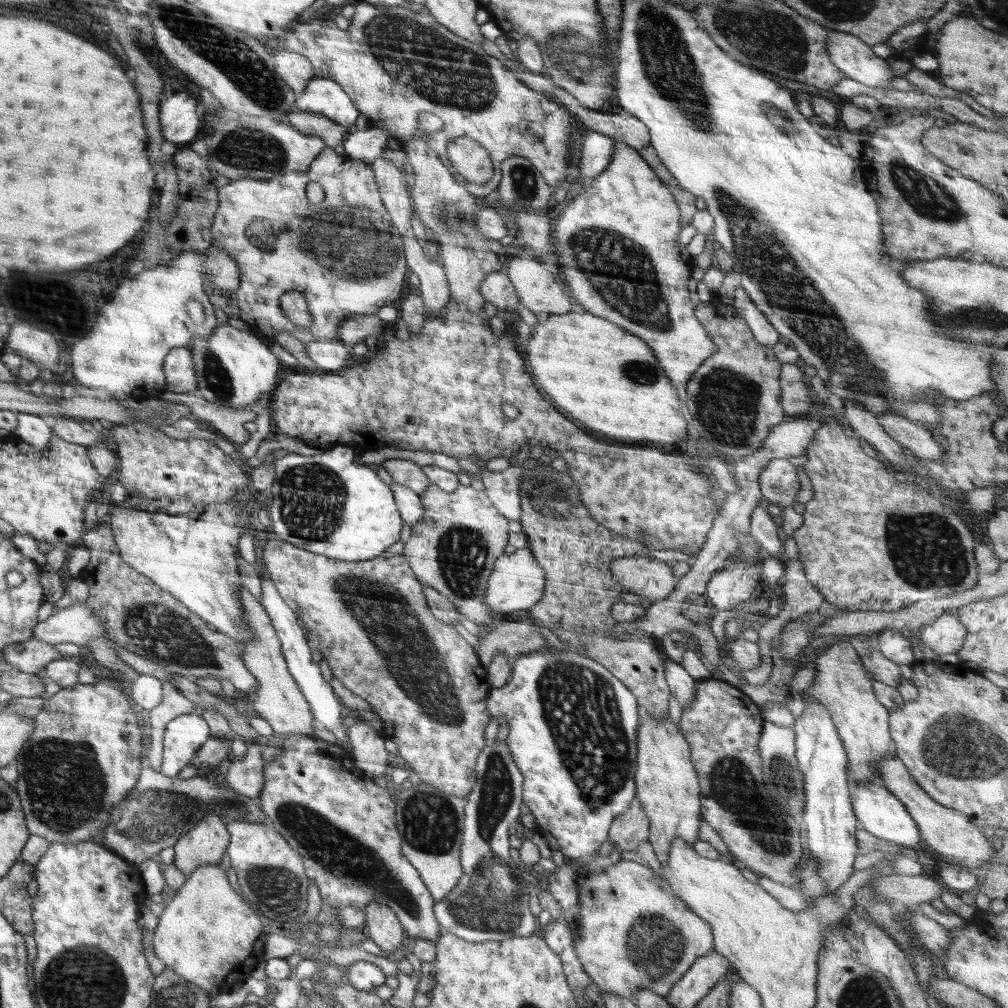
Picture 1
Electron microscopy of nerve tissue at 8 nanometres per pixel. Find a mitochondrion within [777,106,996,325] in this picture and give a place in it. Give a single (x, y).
(927, 197)

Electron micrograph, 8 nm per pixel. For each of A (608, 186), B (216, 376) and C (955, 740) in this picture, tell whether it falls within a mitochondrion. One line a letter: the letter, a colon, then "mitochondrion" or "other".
A: other
B: mitochondrion
C: mitochondrion

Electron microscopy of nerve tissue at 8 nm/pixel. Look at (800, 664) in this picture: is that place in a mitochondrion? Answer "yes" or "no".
no

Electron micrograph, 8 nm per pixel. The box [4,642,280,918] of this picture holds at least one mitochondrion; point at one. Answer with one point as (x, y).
(63, 780)

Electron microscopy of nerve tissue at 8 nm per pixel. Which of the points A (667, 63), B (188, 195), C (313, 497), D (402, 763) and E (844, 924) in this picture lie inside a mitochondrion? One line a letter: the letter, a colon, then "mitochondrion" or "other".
A: mitochondrion
B: other
C: mitochondrion
D: other
E: other

